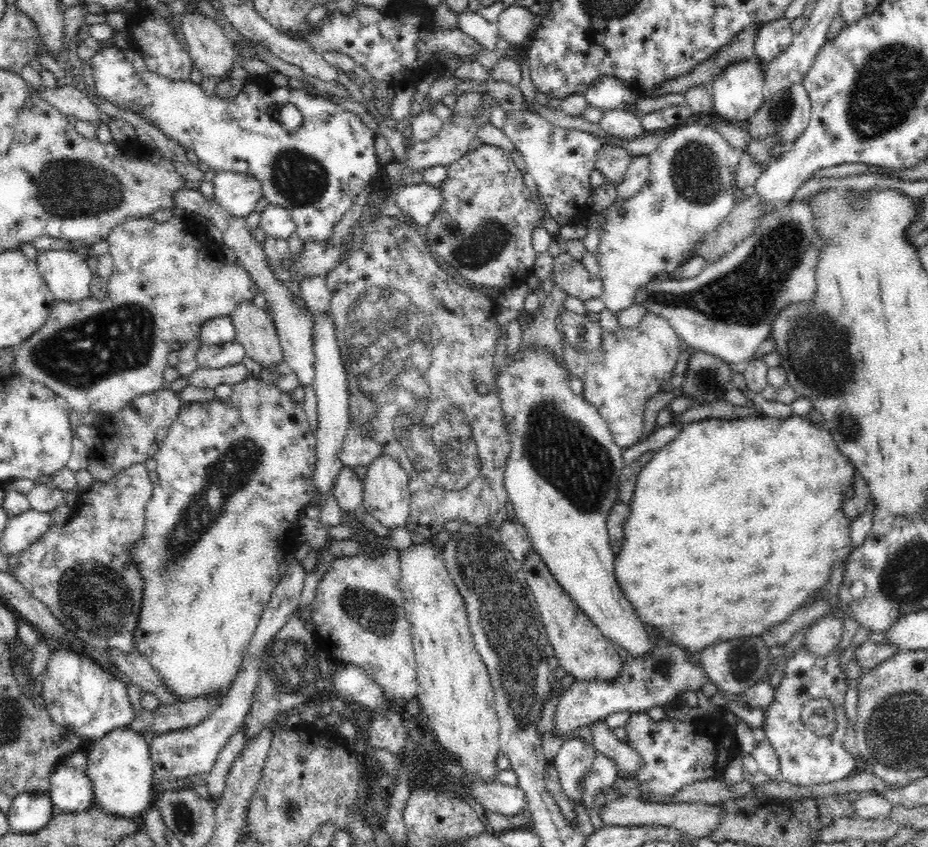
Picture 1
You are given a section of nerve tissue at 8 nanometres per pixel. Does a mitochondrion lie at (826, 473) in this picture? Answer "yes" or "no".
no

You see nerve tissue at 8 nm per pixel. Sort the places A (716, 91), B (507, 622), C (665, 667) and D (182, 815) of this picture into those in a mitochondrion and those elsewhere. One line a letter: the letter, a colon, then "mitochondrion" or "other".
A: other
B: mitochondrion
C: mitochondrion
D: mitochondrion

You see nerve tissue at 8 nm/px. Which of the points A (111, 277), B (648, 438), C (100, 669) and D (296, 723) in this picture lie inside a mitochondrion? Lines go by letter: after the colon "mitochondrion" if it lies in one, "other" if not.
A: other
B: other
C: other
D: other

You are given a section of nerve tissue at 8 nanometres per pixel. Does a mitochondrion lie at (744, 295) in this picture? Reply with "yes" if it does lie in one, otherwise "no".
yes

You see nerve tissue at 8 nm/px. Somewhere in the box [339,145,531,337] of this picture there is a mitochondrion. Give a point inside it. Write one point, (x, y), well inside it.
(486, 244)

